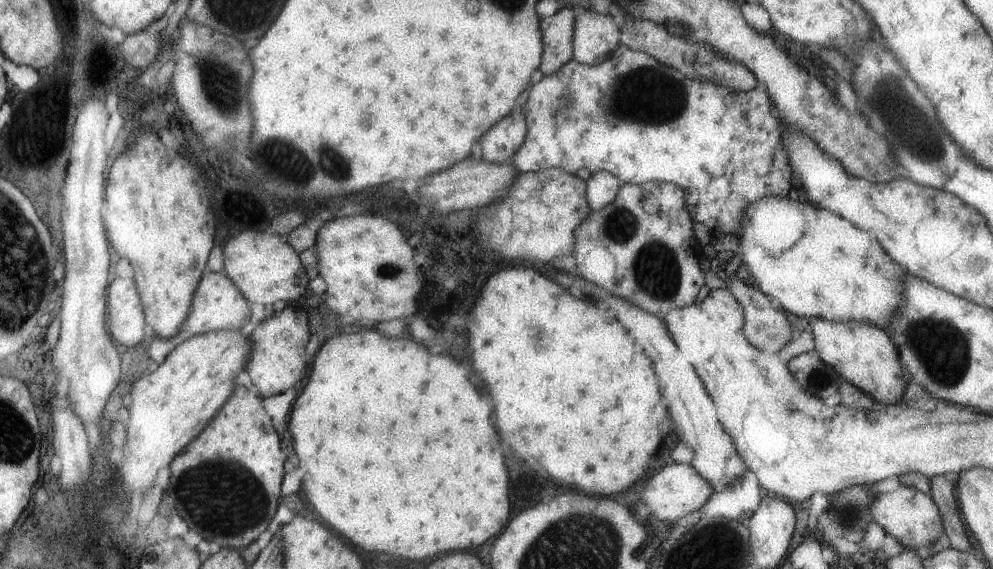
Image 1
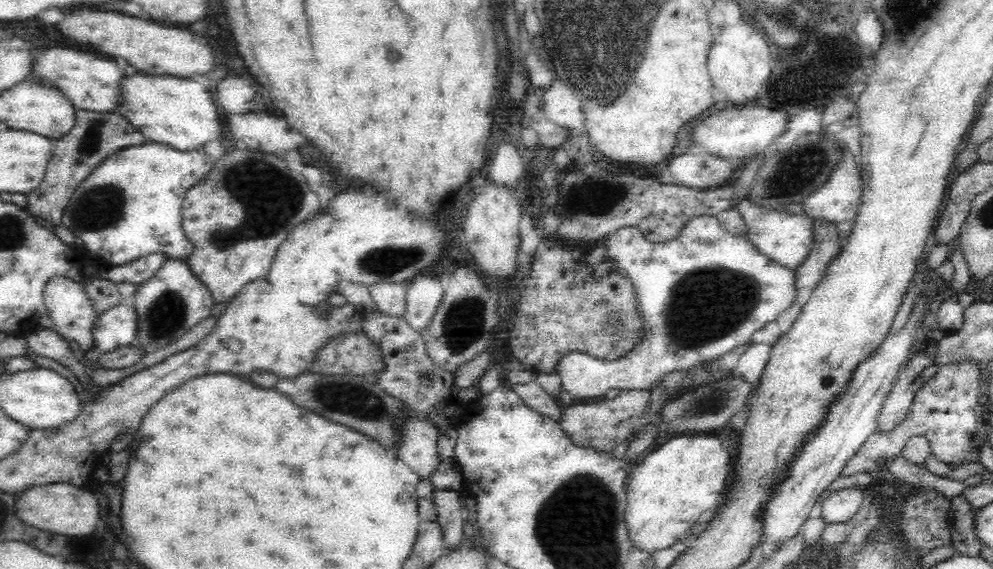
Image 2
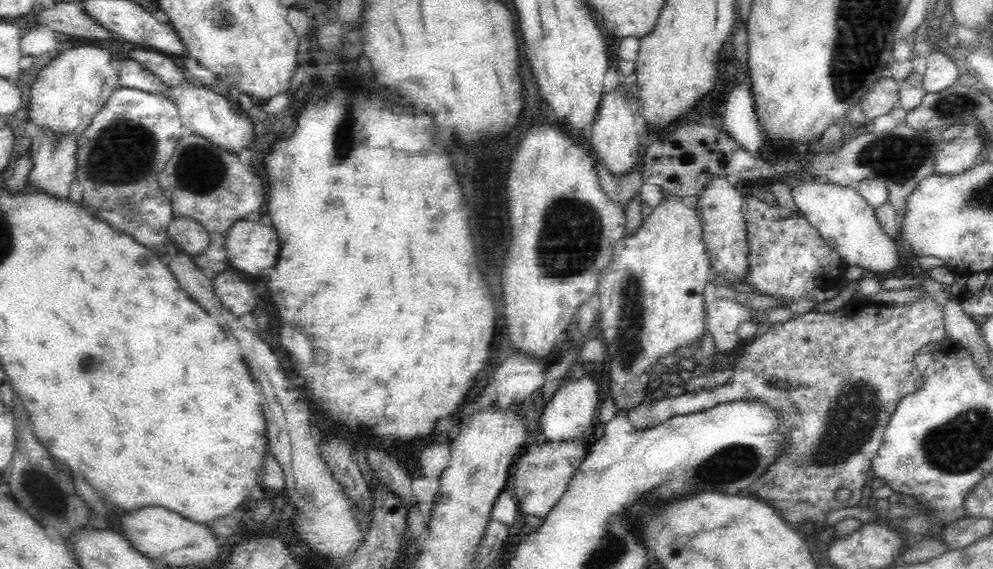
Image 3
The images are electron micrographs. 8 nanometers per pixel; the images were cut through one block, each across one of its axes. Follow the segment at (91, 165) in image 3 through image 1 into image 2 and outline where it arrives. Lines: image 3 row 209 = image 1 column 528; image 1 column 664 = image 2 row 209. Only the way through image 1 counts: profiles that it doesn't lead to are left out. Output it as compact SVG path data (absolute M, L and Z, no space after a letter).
M158 142L120 148L80 182L62 214L62 224L84 242L94 258L114 266L158 252L168 260L188 260L194 244L182 228L184 196L208 176L212 166L214 158L202 148L182 152Z

